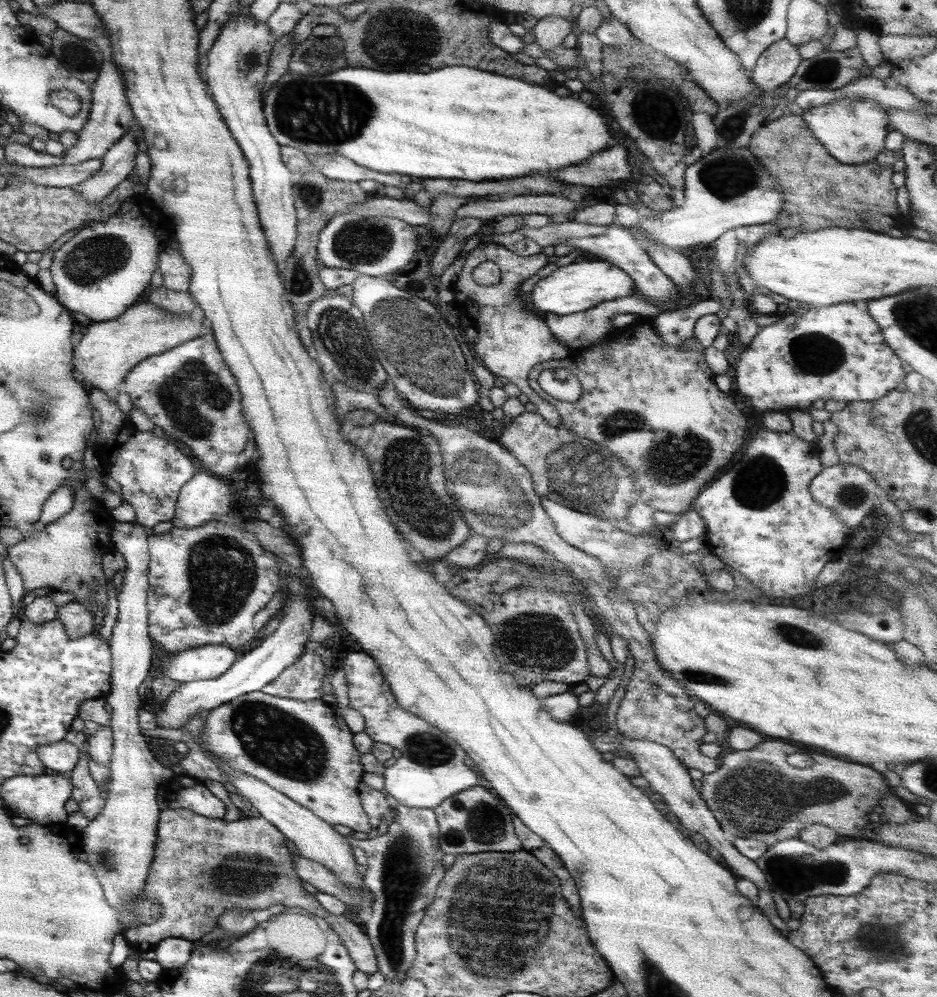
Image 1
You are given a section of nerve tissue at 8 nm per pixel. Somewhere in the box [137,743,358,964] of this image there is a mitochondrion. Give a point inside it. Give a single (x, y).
(263, 878)

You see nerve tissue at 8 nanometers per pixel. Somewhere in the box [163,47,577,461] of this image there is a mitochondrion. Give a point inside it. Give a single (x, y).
(411, 337)

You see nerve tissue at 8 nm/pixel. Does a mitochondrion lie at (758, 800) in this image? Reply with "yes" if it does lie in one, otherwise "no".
yes

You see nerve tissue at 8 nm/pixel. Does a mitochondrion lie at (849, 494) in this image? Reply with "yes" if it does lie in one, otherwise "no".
yes

